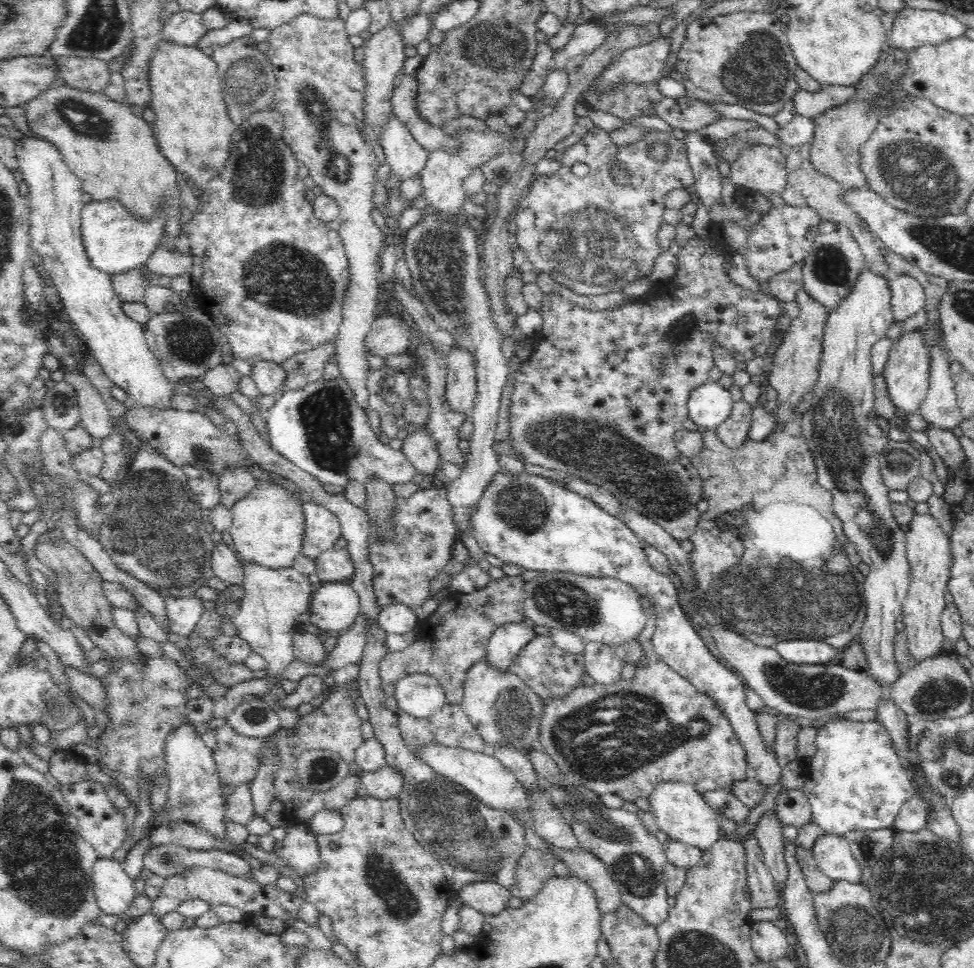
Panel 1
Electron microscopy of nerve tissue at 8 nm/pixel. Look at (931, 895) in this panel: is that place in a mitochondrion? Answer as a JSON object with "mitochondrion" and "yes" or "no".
{"mitochondrion":"yes"}

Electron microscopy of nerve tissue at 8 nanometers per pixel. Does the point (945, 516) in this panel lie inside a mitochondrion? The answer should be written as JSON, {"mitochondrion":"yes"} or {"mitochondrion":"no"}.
{"mitochondrion":"no"}

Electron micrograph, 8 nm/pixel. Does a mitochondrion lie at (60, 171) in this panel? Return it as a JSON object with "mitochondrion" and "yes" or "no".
{"mitochondrion":"no"}

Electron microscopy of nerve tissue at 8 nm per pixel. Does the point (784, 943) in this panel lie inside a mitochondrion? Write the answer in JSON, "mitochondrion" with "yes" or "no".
{"mitochondrion":"no"}

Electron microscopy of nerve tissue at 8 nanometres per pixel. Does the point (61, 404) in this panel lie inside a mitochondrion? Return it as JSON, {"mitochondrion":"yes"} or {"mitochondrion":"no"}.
{"mitochondrion":"yes"}

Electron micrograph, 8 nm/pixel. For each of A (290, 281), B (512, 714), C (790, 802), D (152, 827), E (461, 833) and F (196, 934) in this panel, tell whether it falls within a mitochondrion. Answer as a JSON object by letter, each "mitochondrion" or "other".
{"A":"mitochondrion","B":"mitochondrion","C":"other","D":"other","E":"mitochondrion","F":"other"}

